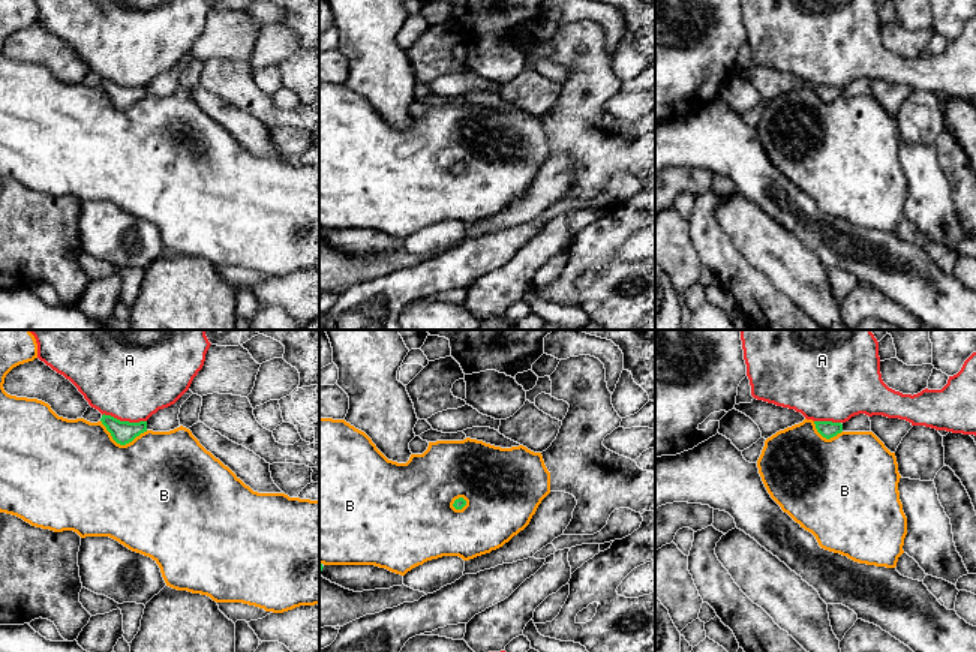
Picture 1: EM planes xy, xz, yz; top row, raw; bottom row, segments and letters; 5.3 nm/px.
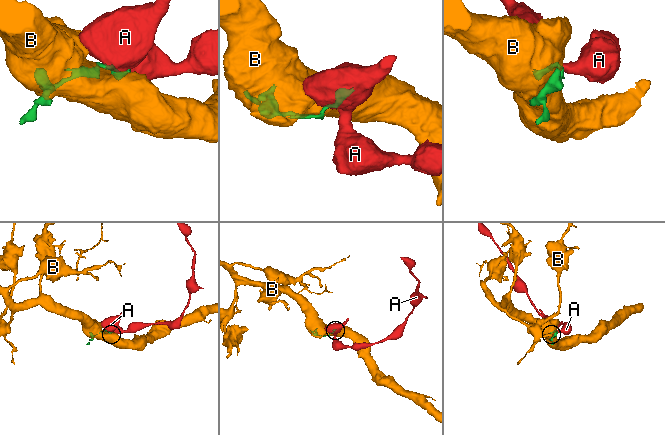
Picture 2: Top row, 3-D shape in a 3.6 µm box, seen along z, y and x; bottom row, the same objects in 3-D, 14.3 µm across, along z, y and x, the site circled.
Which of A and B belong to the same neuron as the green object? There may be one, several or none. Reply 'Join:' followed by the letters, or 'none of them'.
Join: none of them

